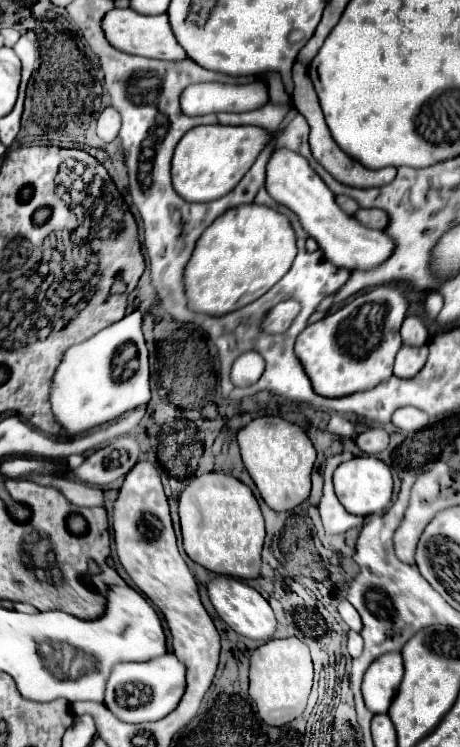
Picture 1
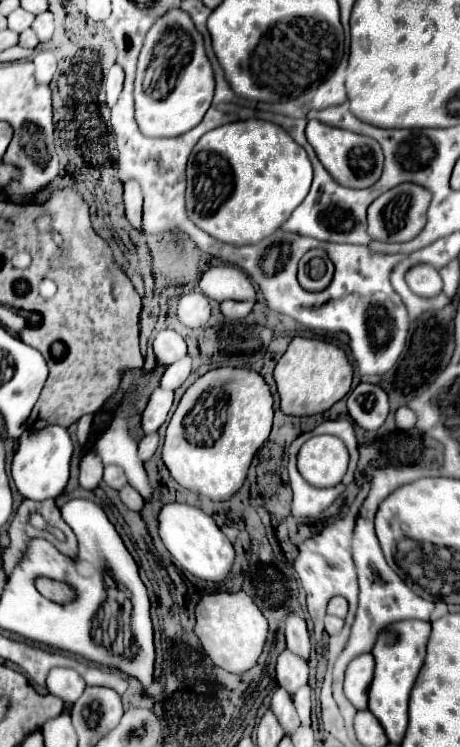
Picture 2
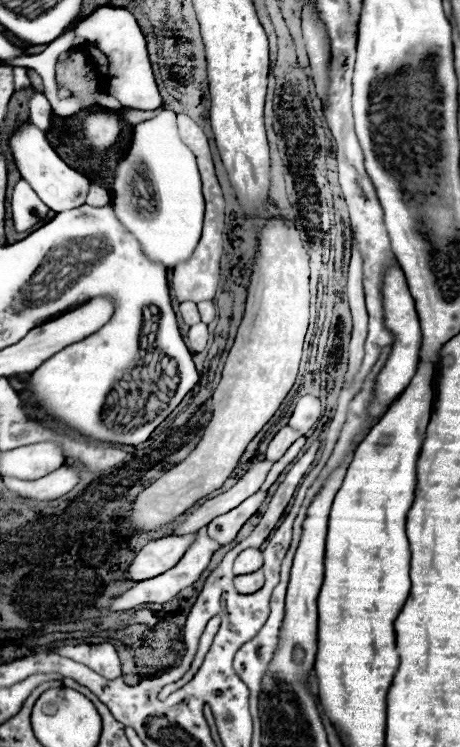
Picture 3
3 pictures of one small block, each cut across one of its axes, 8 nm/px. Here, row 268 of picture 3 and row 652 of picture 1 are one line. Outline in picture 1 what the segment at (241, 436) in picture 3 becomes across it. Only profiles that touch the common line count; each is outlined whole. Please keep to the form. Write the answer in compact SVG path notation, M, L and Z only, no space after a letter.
M274 638L252 652L252 656L250 656L250 698L256 702L258 714L262 720L266 720L266 724L284 726L284 724L292 722L294 718L298 718L306 708L310 688L312 688L312 658L310 658L308 646L302 640Z

